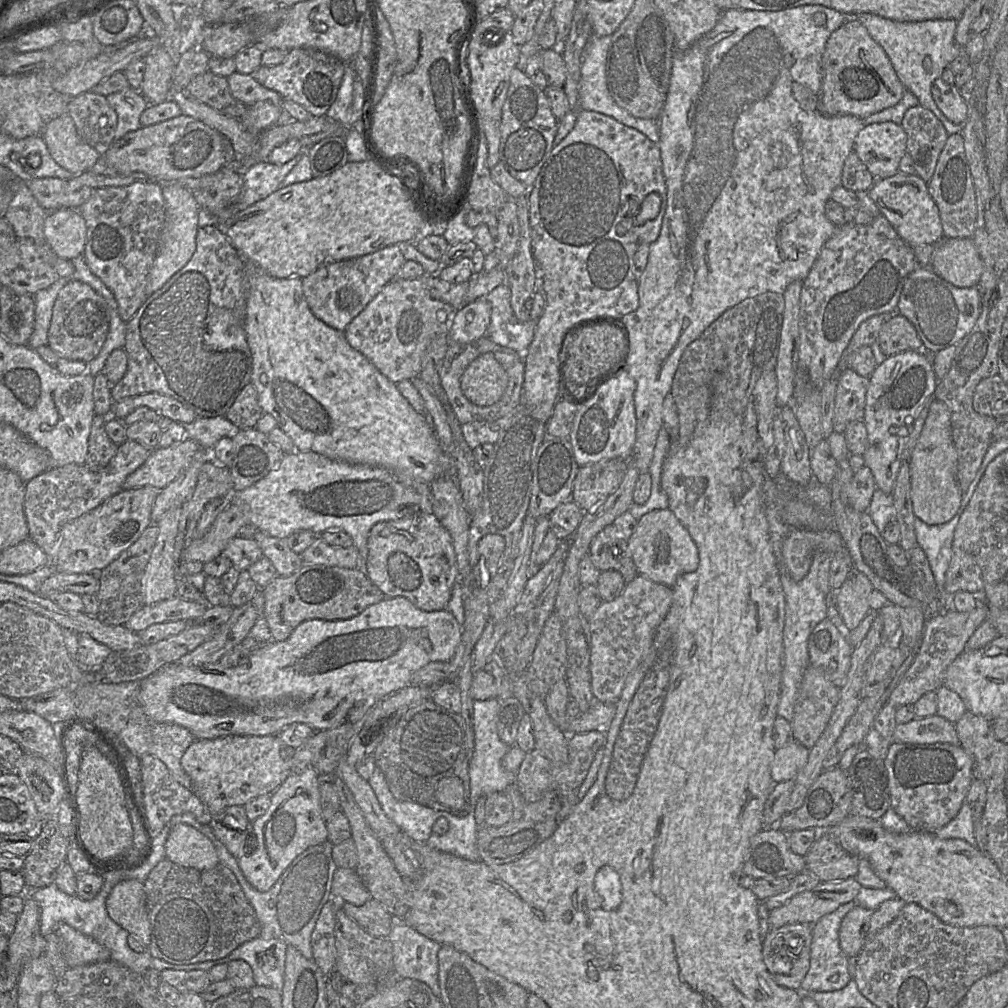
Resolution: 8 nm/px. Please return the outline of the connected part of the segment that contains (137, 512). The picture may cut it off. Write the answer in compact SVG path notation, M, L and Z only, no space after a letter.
M151 486L122 490L93 510L69 521L61 530L61 544L52 565L66 573L98 573L141 536L151 522L151 511L161 490Z

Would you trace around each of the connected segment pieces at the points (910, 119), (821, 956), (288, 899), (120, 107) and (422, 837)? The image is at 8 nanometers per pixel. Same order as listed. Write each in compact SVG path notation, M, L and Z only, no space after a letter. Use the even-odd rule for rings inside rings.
M920 105L911 107L905 112L901 126L907 135L907 152L912 157L916 174L928 183L933 176L939 155L949 134L936 115Z
M856 901L842 904L834 912L823 916L813 925L810 966L800 989L805 991L832 992L844 988L851 981L848 971L848 957L840 947L839 930L843 918L855 905L858 905Z
M204 832L203 834L215 846L220 863L228 867L235 875L247 900L255 910L261 925L261 932L258 937L243 943L228 956L219 960L179 965L171 964L158 958L152 958L151 967L159 973L165 969L209 971L215 965L228 964L232 960L244 960L250 965L253 971L255 985L271 987L282 992L287 947L292 945L304 957L313 959L311 935L323 906L331 899L334 872L337 869L332 858L333 843L326 840L306 849L292 861L270 890L261 892L246 880L238 865L238 859L227 850L225 845L214 834L211 834L212 836ZM261 956L274 959L274 967L270 971L262 970L263 965L261 966L260 962Z
M127 90L106 96L108 103L118 116L114 141L121 139L128 132L142 127L140 117L149 103L139 90Z
M377 767L375 768L368 782L372 787L373 791L375 792L375 795L385 814L416 843L427 842L427 840L433 833L432 827L438 818L444 817L449 821L449 818L445 815L442 815L441 811L434 810L430 807L415 803L413 801L399 800L395 798L390 788L388 787L388 783L382 771Z

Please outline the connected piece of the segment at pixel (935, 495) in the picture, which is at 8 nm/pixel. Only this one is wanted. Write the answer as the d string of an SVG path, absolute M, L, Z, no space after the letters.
M933 399L920 437L909 458L913 511L916 517L928 525L950 521L961 506L957 464L958 454L953 441L950 410L944 402Z

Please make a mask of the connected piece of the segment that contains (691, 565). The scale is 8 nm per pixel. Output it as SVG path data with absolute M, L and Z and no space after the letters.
M669 508L653 510L642 516L627 541L638 574L654 582L673 587L679 576L698 568L698 548L686 527Z

